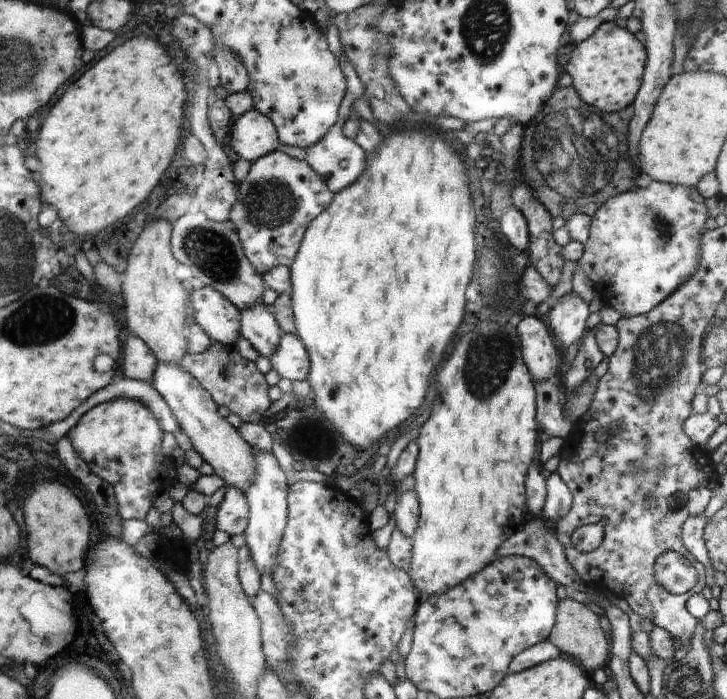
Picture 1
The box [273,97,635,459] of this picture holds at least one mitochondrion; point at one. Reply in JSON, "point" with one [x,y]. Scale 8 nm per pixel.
{"point":[578,154]}

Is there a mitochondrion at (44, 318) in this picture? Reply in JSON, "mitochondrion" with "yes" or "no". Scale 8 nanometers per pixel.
{"mitochondrion":"yes"}

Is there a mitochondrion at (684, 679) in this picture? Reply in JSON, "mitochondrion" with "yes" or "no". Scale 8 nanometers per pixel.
{"mitochondrion":"yes"}

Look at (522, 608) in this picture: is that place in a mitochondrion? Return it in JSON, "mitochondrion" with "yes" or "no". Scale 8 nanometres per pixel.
{"mitochondrion":"yes"}

